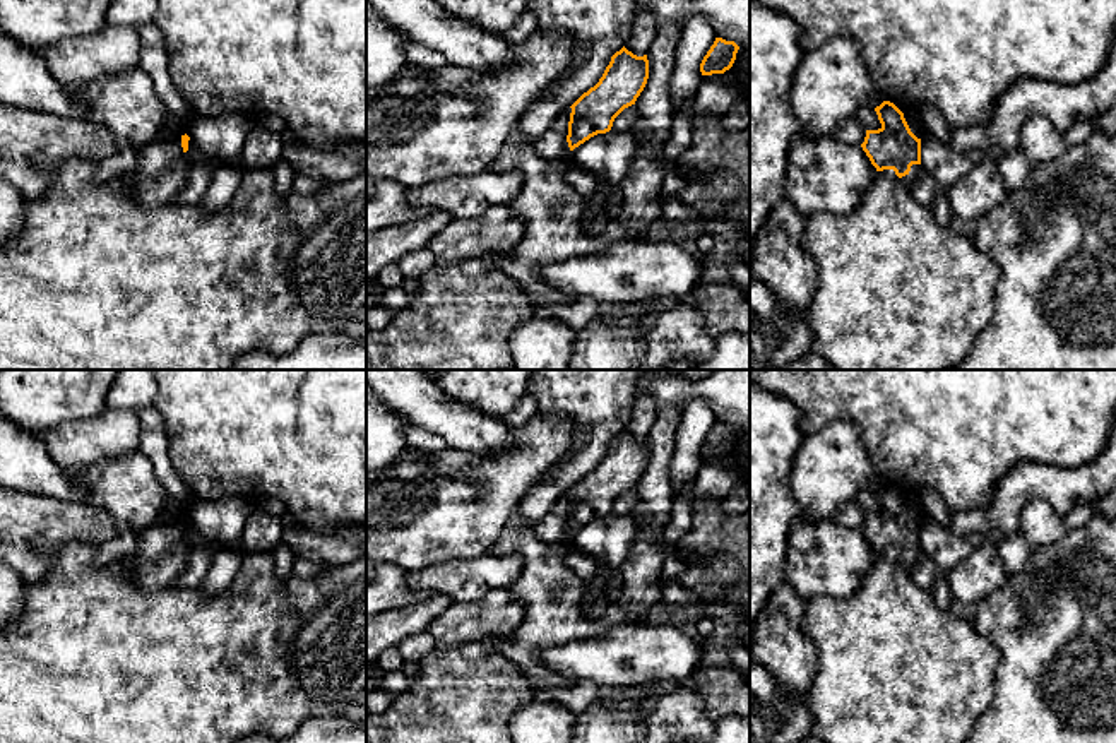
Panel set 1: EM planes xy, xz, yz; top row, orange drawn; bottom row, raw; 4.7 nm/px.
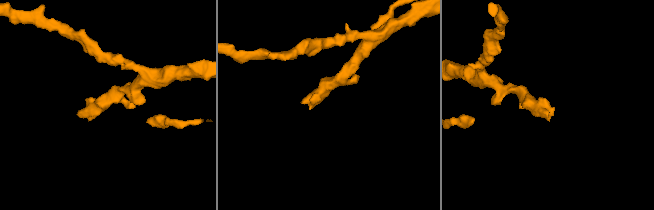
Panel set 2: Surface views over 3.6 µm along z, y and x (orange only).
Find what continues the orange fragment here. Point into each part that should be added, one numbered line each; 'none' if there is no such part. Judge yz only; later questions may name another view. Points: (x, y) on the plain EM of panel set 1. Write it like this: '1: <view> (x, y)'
1: yz (909, 562)

